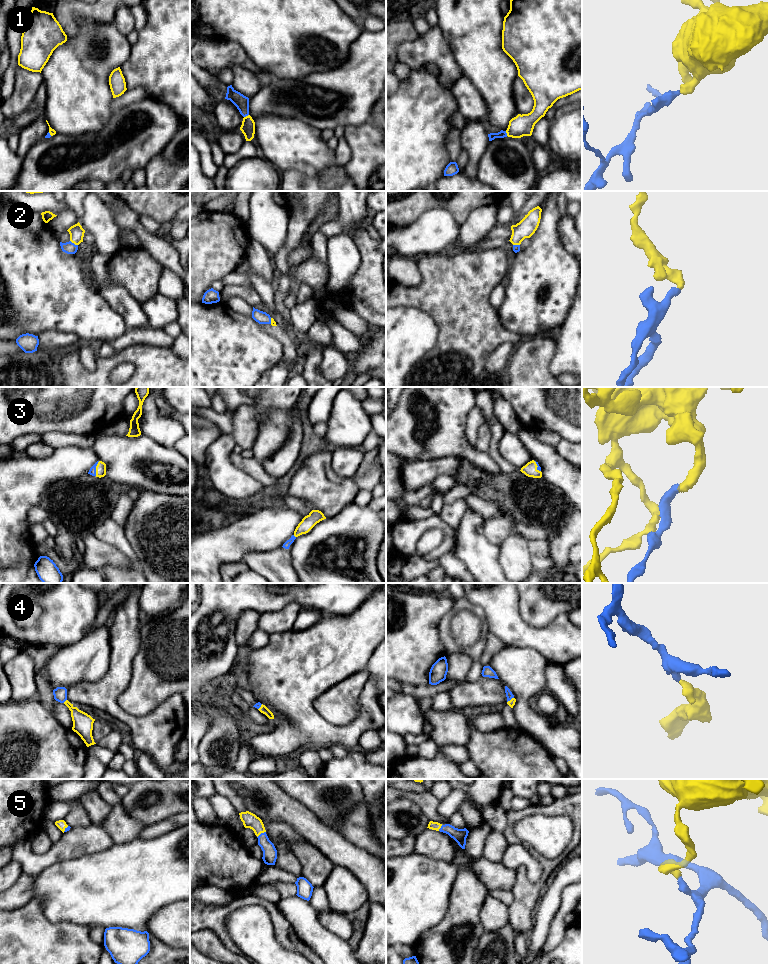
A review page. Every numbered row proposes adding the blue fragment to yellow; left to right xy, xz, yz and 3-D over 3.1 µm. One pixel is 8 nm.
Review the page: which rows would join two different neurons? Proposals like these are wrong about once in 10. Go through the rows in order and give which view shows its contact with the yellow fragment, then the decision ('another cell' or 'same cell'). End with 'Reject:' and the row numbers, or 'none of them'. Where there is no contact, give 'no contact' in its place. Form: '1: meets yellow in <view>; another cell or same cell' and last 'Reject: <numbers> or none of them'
1: meets yellow in xz; same cell
2: meets yellow in xy; same cell
3: meets yellow in xy; same cell
4: meets yellow in xy; same cell
5: meets yellow in xz; same cell
Reject: none of them

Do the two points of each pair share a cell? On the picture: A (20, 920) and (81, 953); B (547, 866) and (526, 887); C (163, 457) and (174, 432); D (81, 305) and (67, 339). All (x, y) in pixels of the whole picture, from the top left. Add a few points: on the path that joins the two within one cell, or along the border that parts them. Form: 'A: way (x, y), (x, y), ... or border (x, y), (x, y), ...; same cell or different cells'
A: way (35, 935), (53, 953), (66, 953); same cell
B: way (545, 873), (542, 880), (533, 887); same cell
C: border (146, 436), (164, 446), (173, 448); different cells
D: border (46, 330), (73, 332), (80, 340); different cells

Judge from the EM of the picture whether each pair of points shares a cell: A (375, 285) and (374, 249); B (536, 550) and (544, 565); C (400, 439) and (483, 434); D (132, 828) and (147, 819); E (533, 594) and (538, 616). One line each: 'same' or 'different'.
A: same
B: same
C: different
D: different
E: same

